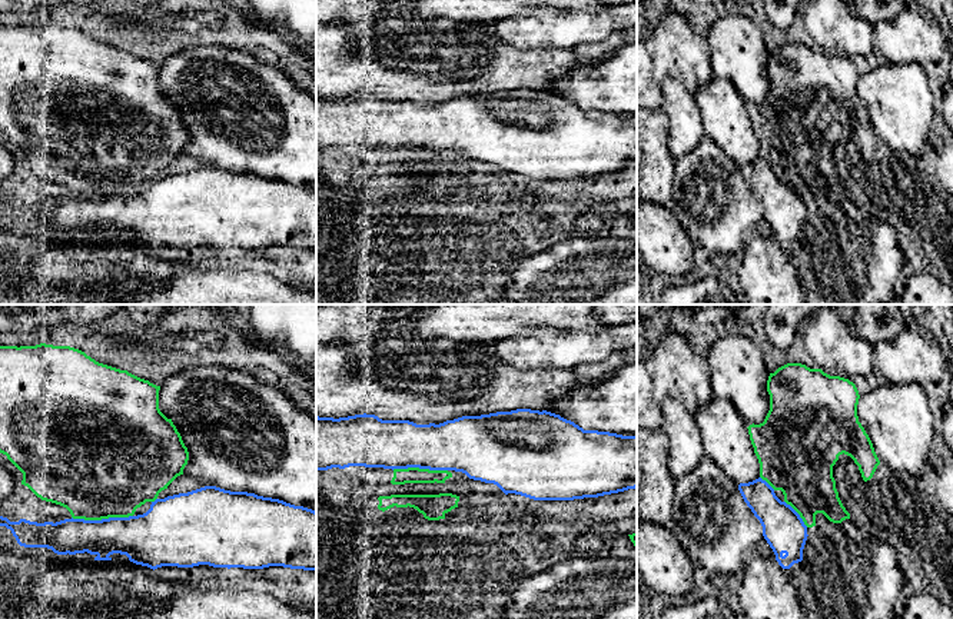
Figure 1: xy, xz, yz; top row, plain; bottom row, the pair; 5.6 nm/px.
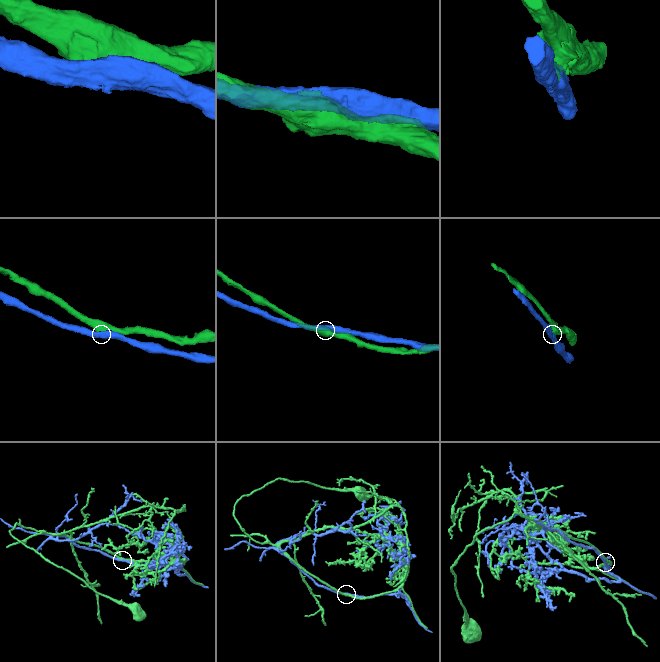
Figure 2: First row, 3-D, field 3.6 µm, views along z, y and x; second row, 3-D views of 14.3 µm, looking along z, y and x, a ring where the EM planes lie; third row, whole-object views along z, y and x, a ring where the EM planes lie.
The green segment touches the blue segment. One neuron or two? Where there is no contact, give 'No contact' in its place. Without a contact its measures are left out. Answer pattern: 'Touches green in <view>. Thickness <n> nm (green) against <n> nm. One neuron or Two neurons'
Touches green in xy. Thickness 500 nm (green) against 260 nm. Two neurons

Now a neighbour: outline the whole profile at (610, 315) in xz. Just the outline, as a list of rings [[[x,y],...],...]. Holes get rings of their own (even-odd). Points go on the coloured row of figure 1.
[[[597,304],[594,317],[604,326],[637,323],[637,304]]]

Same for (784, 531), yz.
[[[761,477],[740,483],[738,490],[763,526],[763,536],[773,549],[776,560],[783,569],[790,569],[803,560],[807,540],[807,526],[800,515],[781,502],[774,489]]]

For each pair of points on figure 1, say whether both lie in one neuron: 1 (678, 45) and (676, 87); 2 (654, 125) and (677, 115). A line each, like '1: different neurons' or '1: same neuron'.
1: different neurons
2: different neurons

